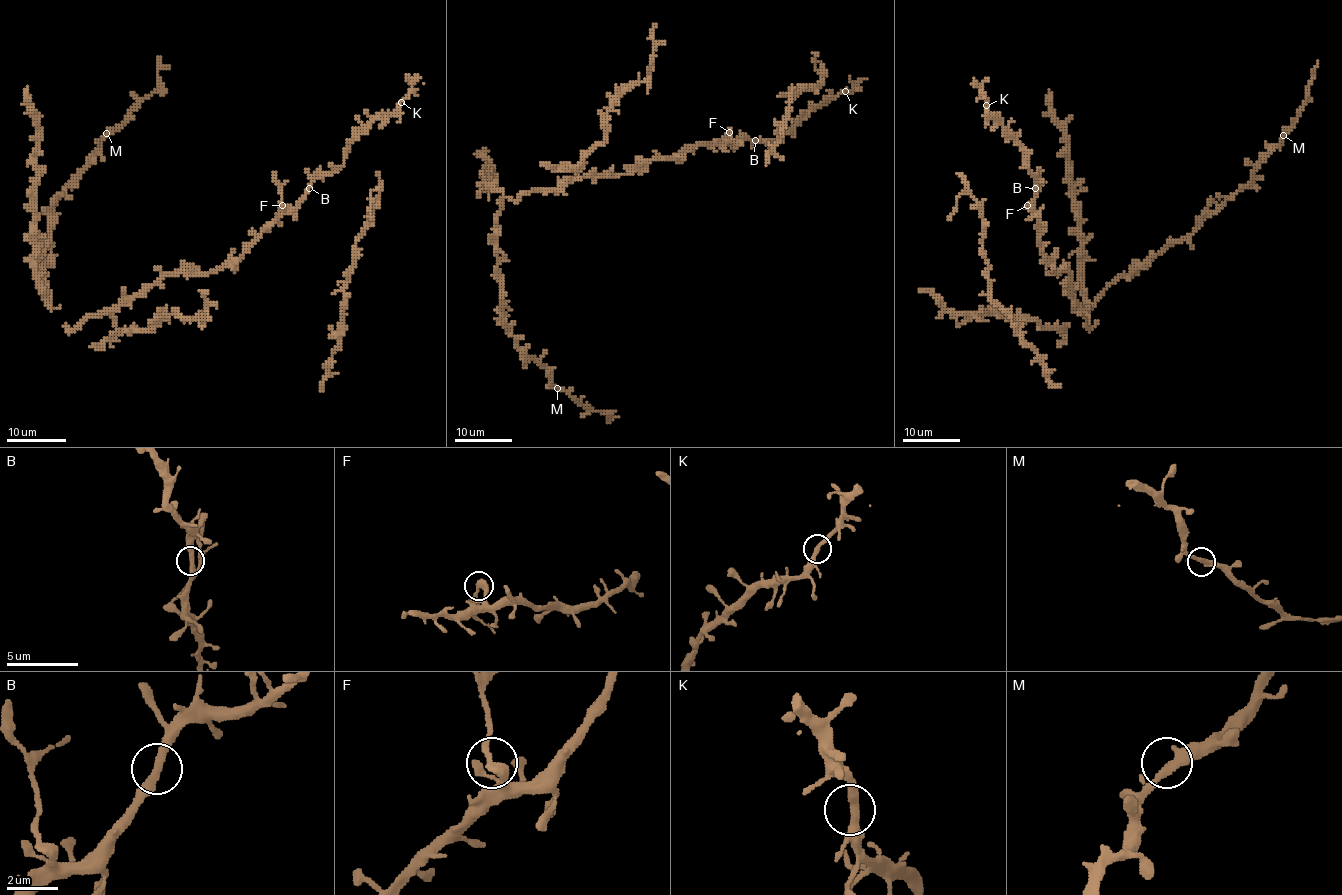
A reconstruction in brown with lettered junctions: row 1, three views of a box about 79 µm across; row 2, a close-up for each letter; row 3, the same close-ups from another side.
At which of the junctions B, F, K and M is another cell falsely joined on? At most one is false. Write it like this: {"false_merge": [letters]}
{"false_merge": ["F"]}

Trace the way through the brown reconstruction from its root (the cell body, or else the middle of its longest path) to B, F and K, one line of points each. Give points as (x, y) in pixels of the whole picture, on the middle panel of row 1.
B: (658, 157), (678, 157), (699, 144), (728, 143), (739, 139), (755, 140)
F: (658, 157), (678, 157), (699, 144), (726, 143), (730, 139), (729, 131)
K: (658, 157), (678, 157), (699, 144), (728, 143), (739, 139), (777, 140), (821, 103), (845, 91)

